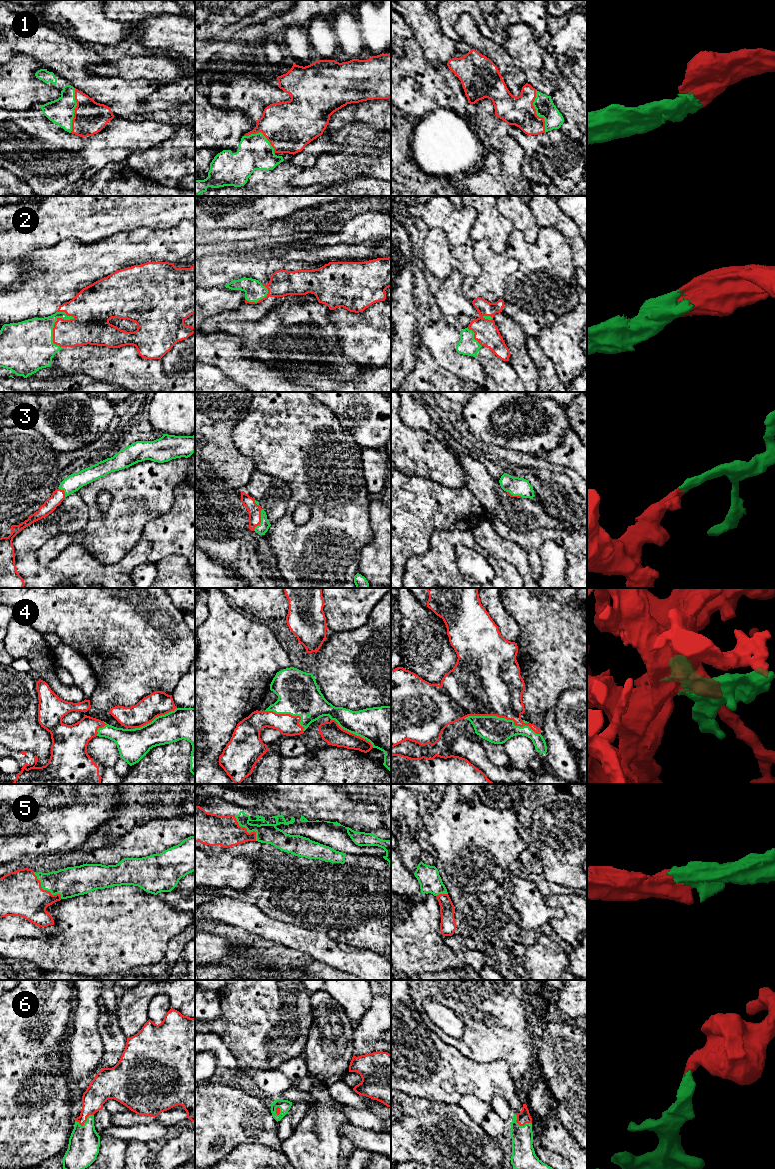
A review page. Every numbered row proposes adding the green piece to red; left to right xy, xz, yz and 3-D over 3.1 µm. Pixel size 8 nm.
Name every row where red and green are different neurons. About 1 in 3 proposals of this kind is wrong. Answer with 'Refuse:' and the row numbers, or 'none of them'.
Refuse: none of them

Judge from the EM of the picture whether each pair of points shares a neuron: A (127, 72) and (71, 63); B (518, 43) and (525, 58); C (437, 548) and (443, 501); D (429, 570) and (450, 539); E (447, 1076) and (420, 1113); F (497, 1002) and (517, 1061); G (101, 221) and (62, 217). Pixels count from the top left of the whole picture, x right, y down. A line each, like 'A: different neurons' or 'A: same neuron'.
A: different neurons
B: same neuron
C: different neurons
D: same neuron
E: different neurons
F: same neuron
G: same neuron

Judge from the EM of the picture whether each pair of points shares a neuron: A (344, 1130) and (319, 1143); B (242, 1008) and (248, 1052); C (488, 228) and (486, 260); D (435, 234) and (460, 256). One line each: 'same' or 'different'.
A: different
B: same
C: different
D: same

